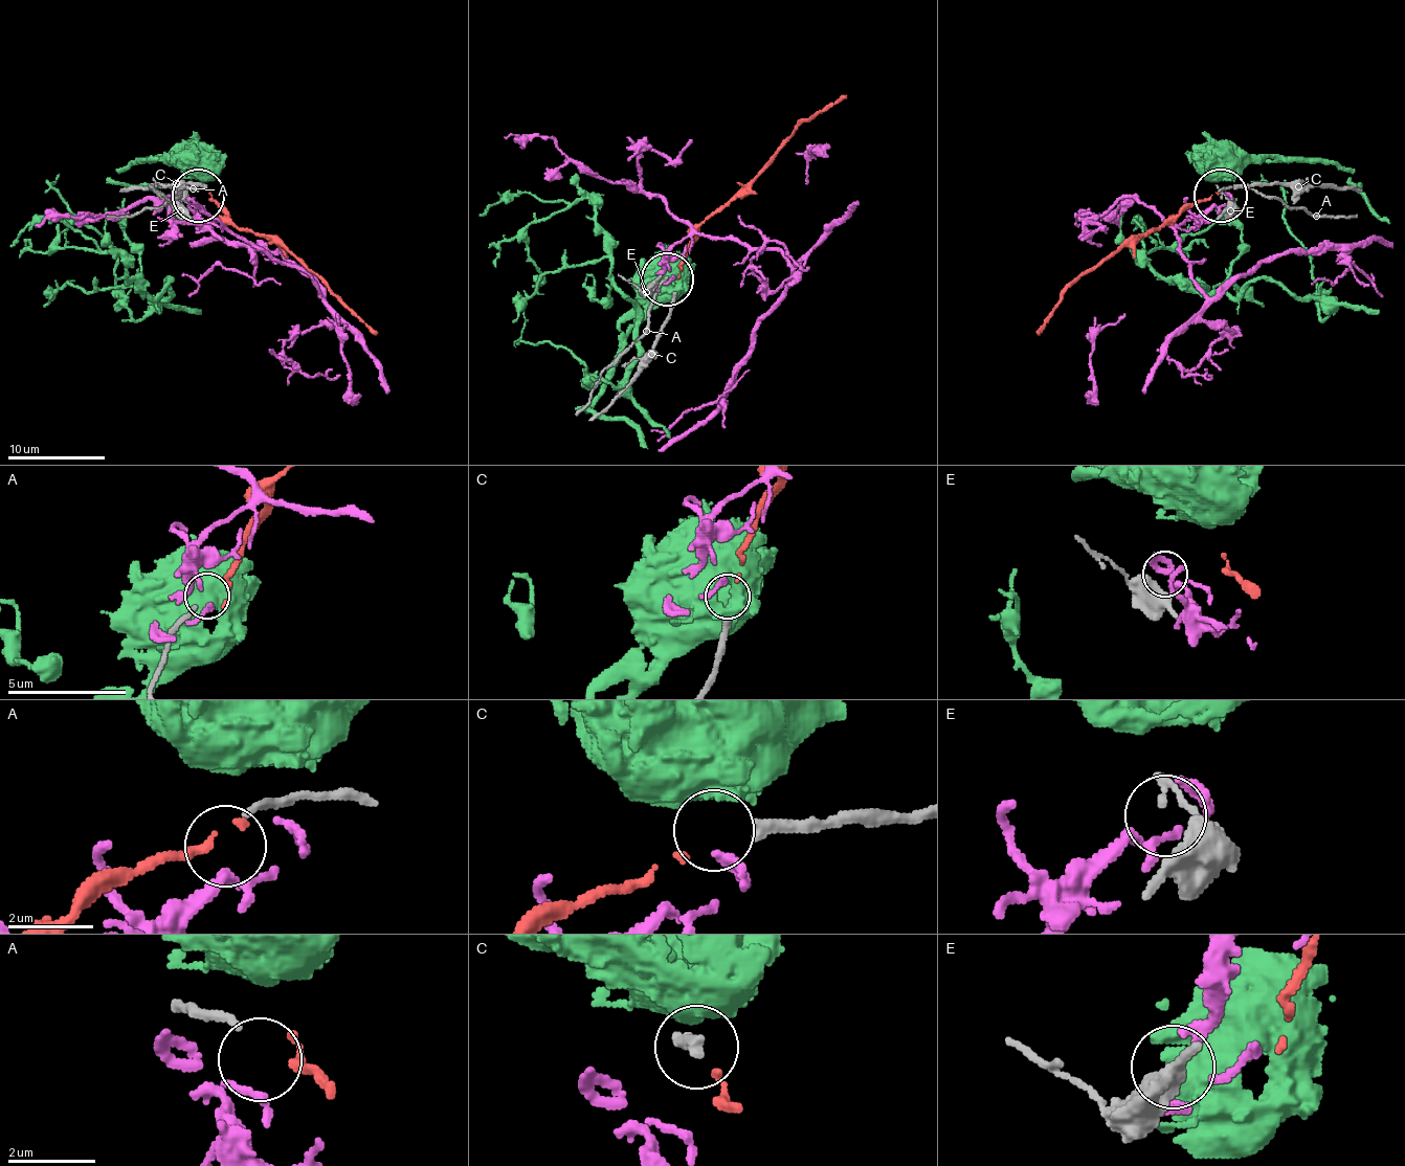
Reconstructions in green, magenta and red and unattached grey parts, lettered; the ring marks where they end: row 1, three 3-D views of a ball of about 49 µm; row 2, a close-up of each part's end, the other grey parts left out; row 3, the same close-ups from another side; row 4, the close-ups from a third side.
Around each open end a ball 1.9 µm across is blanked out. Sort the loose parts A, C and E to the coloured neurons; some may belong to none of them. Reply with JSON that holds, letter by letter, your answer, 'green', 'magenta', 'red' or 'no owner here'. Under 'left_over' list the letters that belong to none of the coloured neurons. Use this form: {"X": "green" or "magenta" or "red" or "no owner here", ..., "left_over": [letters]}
{"A": "no owner here", "C": "red", "E": "no owner here", "left_over": ["A", "E"]}

